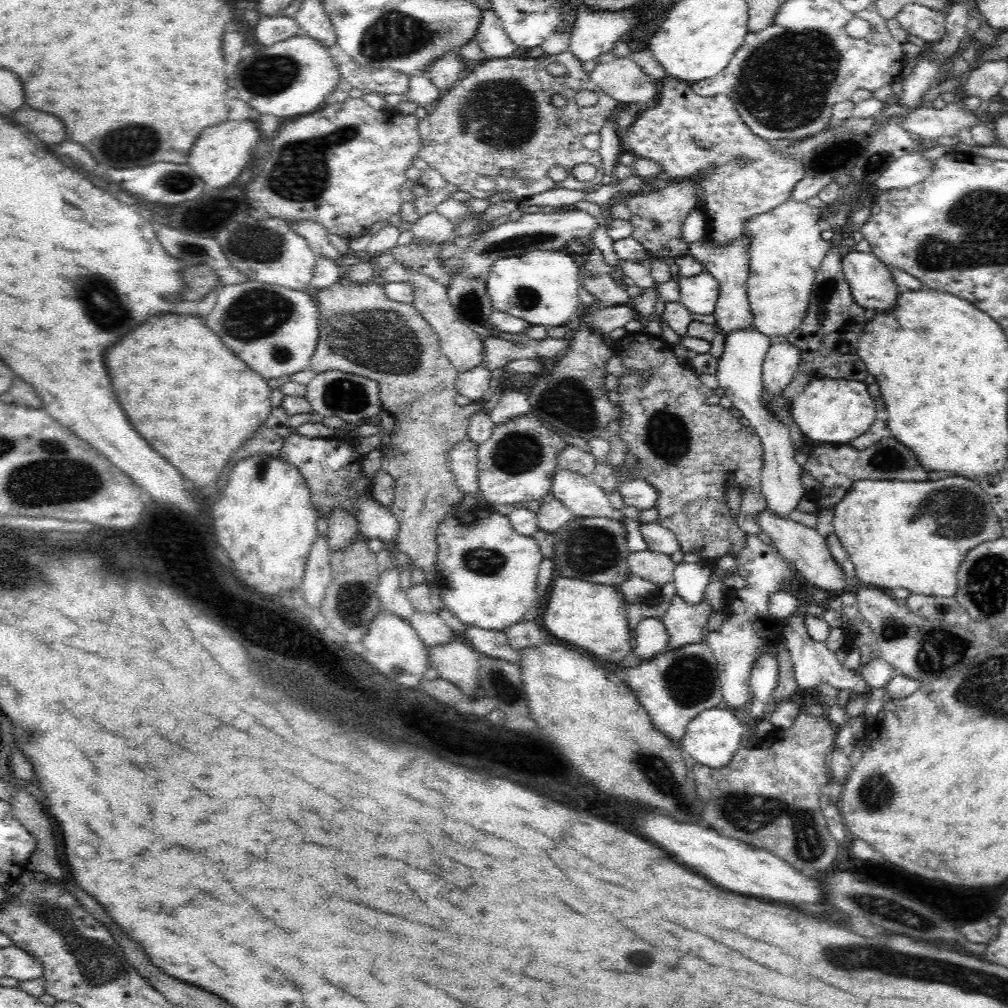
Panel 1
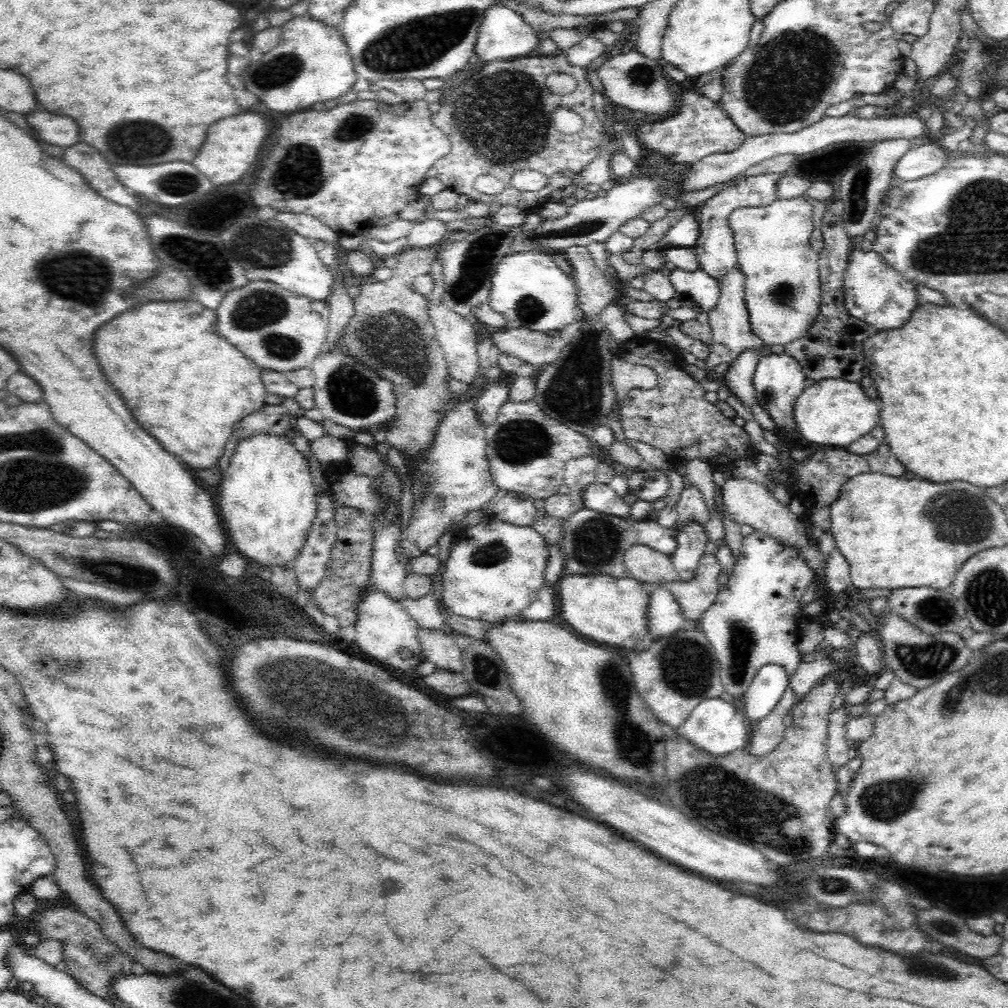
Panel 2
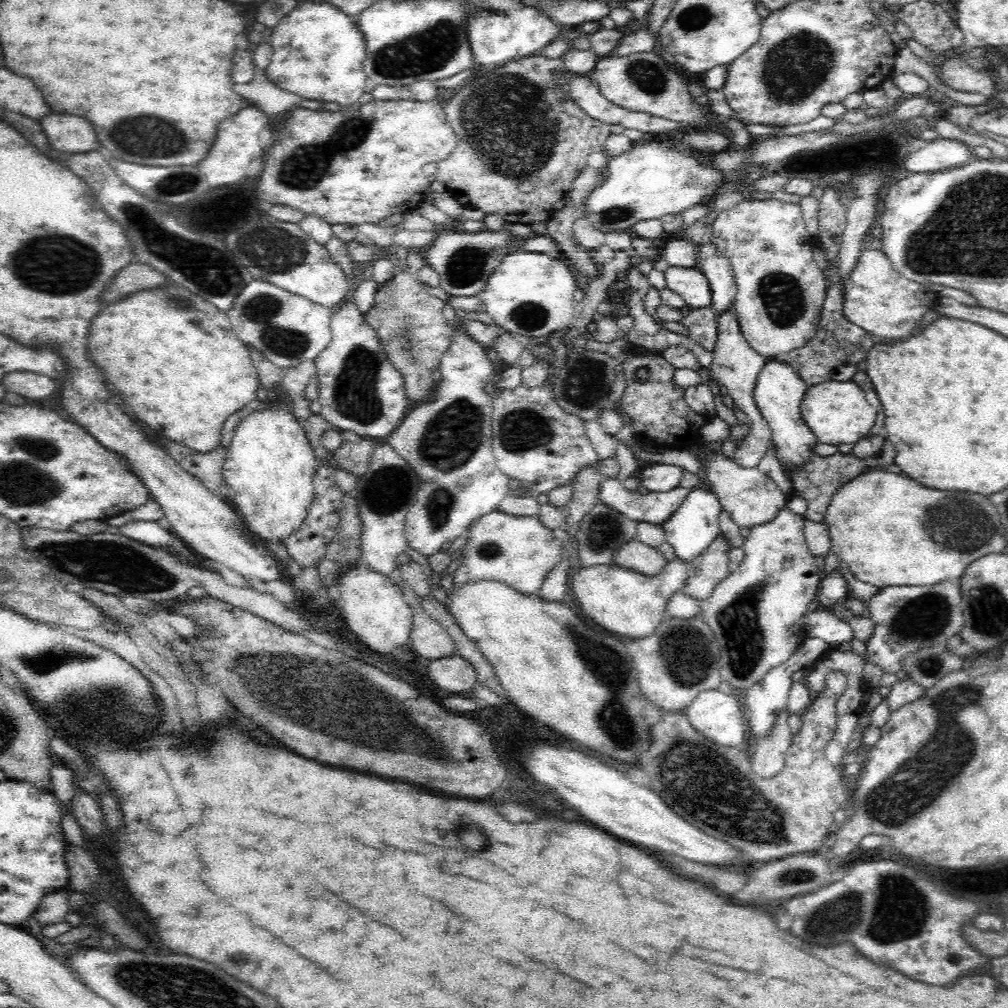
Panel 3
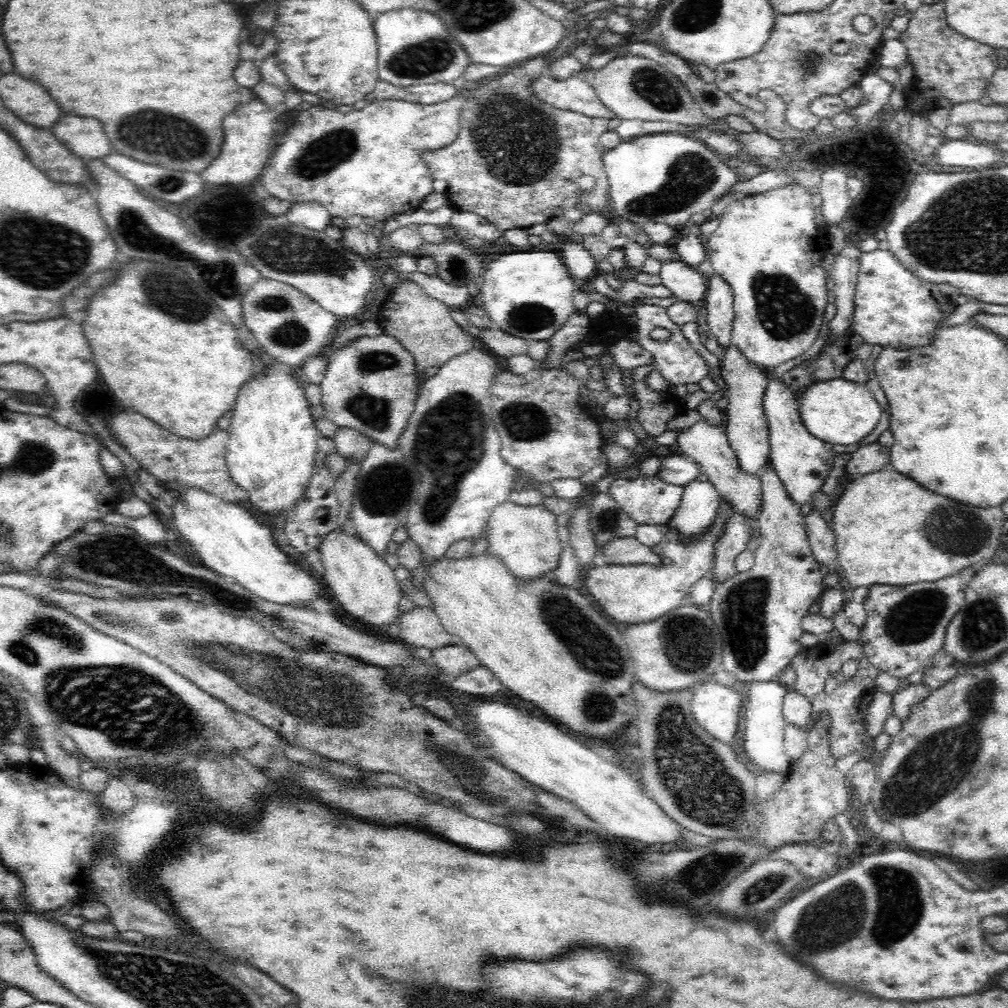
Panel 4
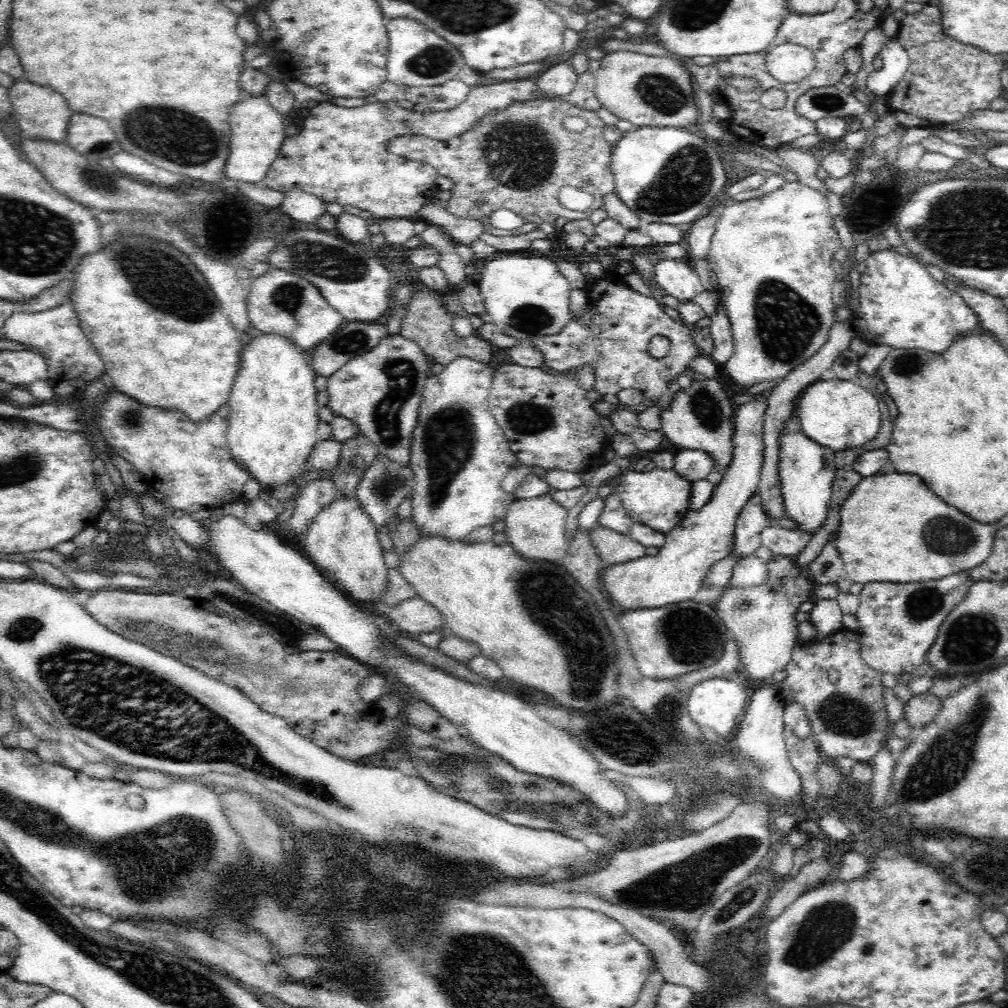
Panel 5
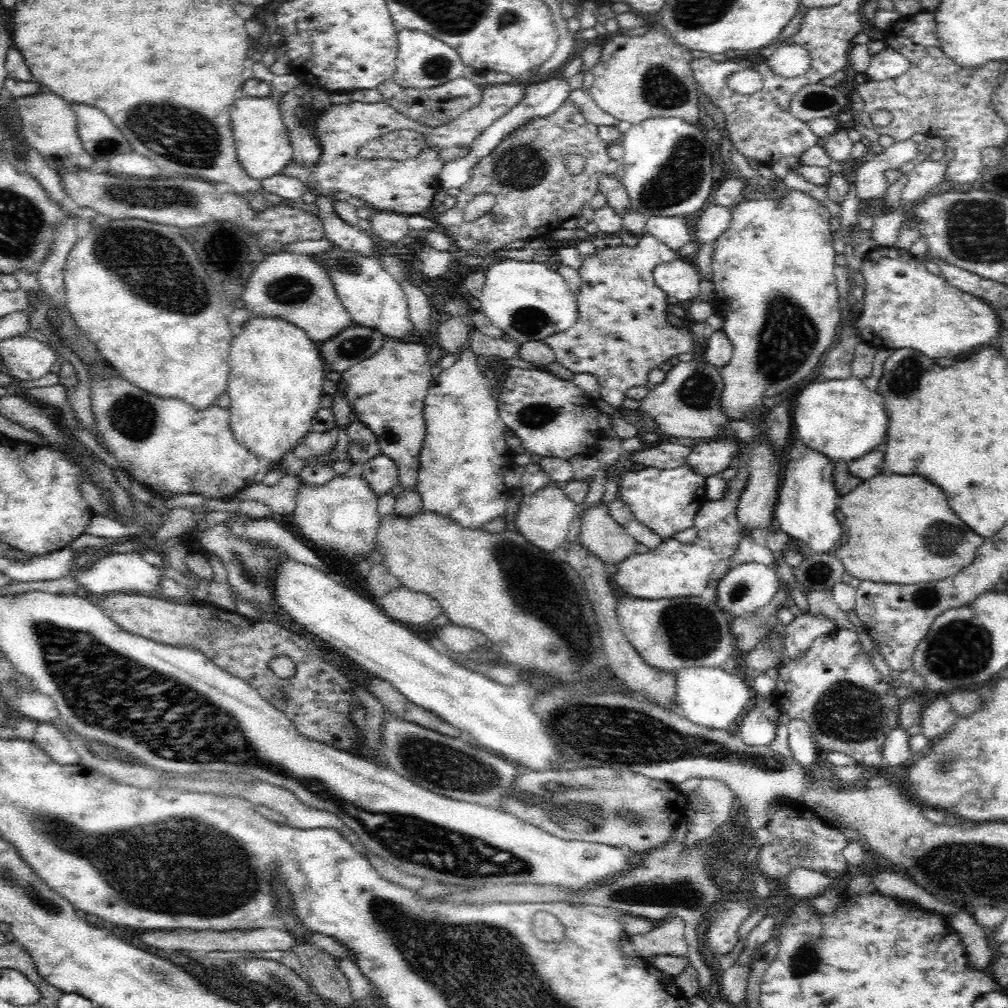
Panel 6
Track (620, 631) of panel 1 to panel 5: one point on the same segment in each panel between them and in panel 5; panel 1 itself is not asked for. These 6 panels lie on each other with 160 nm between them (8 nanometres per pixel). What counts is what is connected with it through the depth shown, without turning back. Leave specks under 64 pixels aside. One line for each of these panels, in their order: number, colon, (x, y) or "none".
2: (612, 610)
3: (623, 601)
4: (634, 593)
5: (706, 535)

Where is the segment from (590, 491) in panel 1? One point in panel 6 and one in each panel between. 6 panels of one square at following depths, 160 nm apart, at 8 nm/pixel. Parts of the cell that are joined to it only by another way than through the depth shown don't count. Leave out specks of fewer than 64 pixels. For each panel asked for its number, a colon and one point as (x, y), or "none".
2: (600, 497)
3: (642, 506)
4: (650, 500)
5: (659, 499)
6: (666, 501)

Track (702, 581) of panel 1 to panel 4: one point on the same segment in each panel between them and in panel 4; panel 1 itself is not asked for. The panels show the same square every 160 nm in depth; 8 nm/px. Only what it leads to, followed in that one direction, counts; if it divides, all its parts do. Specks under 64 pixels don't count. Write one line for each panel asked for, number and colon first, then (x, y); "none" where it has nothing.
2: (692, 541)
3: (693, 527)
4: (695, 515)

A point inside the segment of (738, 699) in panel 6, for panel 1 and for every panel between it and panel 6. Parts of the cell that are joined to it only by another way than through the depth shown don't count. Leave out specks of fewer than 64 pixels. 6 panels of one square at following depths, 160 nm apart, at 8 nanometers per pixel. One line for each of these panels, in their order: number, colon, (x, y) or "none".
1: (712, 738)
2: (716, 726)
3: (718, 716)
4: (716, 707)
5: (716, 703)

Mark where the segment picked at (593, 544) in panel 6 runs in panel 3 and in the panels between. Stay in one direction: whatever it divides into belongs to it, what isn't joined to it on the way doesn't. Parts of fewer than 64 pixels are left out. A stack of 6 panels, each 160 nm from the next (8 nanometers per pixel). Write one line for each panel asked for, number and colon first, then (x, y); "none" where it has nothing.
3: (634, 555)
4: (627, 551)
5: (613, 548)

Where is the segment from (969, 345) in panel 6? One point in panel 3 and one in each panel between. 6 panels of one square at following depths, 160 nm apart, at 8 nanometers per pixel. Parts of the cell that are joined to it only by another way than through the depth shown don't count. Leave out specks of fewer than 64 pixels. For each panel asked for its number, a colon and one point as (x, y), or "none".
3: (877, 298)
4: (892, 307)
5: (902, 305)

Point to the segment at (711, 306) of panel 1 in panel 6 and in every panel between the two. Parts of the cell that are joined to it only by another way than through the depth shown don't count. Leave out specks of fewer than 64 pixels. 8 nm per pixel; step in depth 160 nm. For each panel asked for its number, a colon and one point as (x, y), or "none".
2: (697, 290)
3: (690, 283)
4: (684, 281)
5: (676, 276)
6: (679, 278)

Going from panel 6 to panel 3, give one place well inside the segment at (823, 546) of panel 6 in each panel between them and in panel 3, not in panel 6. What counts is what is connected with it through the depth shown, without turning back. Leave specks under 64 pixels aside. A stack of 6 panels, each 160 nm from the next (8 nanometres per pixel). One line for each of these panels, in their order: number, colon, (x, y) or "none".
3: (779, 391)
4: (802, 461)
5: (807, 470)

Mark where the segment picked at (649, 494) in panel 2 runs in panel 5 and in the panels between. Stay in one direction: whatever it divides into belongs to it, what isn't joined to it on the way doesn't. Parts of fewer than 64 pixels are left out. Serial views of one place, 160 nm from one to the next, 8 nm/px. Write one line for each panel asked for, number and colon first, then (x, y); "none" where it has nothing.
3: (660, 477)
4: (680, 470)
5: (693, 464)

